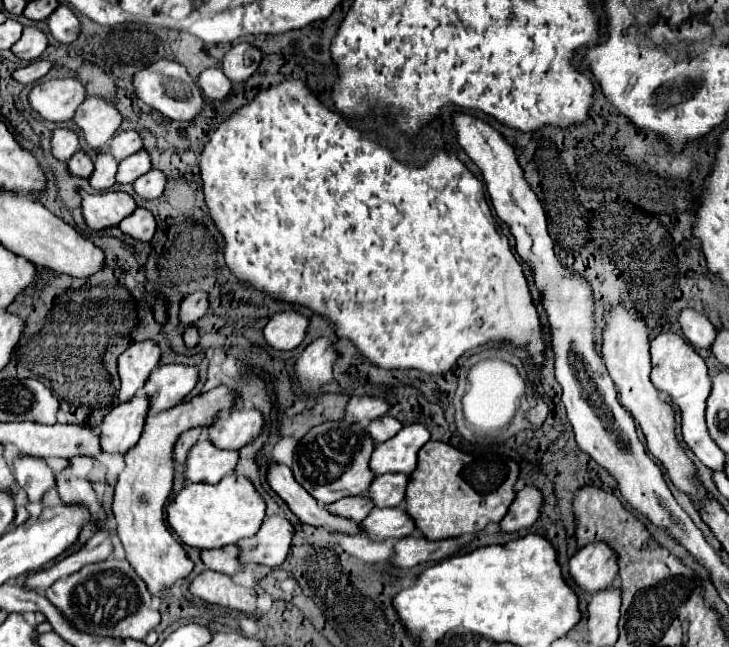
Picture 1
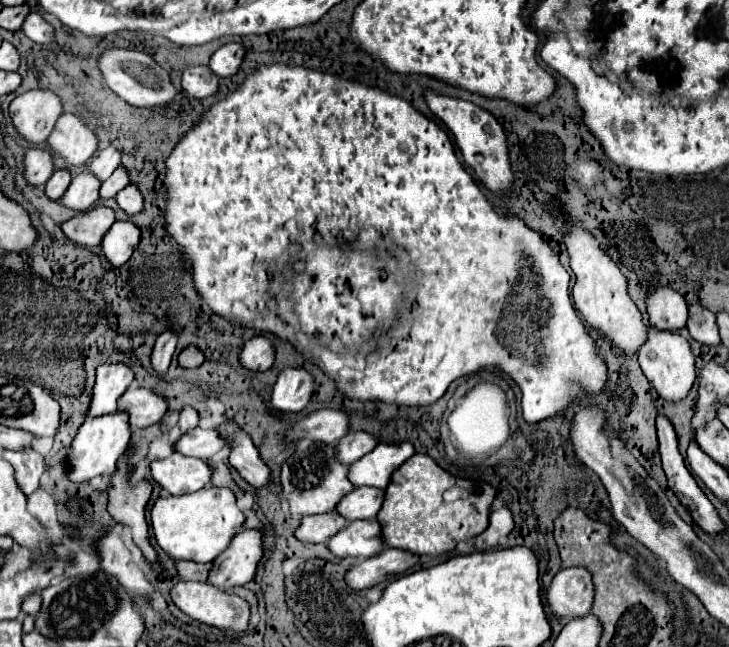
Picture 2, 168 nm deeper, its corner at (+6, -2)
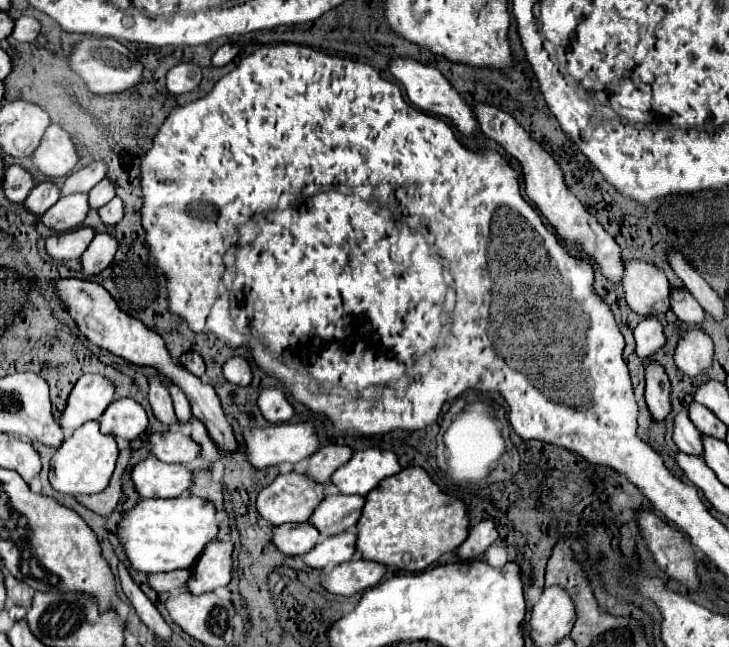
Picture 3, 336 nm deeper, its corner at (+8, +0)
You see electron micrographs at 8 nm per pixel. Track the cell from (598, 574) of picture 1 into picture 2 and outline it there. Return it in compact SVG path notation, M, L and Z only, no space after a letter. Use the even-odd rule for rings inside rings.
M582 565L560 569L548 587L548 605L558 617L582 617L590 613L594 601L592 573Z

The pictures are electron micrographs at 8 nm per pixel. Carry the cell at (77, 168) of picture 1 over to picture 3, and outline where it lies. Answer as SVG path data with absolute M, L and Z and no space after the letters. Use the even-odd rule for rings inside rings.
M38 183L32 191L30 191L30 195L26 197L26 201L24 201L24 207L30 211L30 213L34 213L36 217L40 217L40 215L44 215L56 201L60 199L60 193L58 193L58 185L56 183Z

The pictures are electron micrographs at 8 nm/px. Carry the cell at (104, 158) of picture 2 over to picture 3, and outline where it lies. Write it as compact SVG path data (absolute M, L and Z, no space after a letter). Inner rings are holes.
M92 163L80 171L74 171L62 181L60 197L72 195L72 193L88 193L104 177L106 177L106 165L104 163Z

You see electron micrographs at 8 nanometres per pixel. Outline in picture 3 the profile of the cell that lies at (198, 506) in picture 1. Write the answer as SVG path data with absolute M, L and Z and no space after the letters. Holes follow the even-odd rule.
M180 495L176 499L142 499L118 523L118 541L134 571L146 575L190 569L208 541L216 539L216 509L206 499Z

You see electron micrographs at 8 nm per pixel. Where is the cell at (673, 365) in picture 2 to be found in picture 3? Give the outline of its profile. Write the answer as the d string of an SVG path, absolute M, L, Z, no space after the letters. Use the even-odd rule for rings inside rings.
M656 317L642 319L634 329L636 339L636 353L638 357L652 357L656 349L660 349L666 343L666 337L662 333L662 325Z

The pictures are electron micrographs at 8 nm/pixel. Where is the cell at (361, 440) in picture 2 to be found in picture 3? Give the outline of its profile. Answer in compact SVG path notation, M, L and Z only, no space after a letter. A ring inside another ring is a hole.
M344 445L322 447L310 457L304 469L304 475L308 475L314 483L326 483L332 477L332 473L338 467L342 467L350 457L352 457L350 447L344 447Z

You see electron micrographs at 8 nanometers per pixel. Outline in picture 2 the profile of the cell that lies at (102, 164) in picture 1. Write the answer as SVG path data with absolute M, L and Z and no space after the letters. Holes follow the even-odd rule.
M82 171L72 179L72 183L70 183L68 191L62 195L60 203L74 211L86 211L86 209L94 207L96 201L100 199L100 193L98 193L100 185L102 185L102 181L96 181L96 177L92 177L92 173Z

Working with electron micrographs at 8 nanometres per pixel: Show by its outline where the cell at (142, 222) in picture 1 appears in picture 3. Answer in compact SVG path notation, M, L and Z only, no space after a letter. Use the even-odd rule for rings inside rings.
M106 233L94 235L88 249L80 257L82 273L90 277L102 273L112 263L116 249L118 249L118 241L112 235L106 235Z

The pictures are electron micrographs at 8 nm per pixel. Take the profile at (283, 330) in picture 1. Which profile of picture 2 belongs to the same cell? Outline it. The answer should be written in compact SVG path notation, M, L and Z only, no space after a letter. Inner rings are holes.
M256 335L244 343L240 351L240 361L248 369L266 371L274 363L274 345L264 335Z

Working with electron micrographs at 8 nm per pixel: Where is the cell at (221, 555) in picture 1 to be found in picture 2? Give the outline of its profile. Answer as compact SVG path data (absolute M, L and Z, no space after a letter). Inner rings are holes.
M178 561L178 575L186 581L206 581L212 569L212 563L196 563L196 561Z

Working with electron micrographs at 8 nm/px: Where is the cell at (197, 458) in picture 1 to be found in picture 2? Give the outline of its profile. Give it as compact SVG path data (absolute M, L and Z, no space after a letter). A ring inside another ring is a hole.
M172 453L168 459L150 463L152 477L170 495L184 495L204 487L210 487L212 465L204 459L184 457L182 453Z

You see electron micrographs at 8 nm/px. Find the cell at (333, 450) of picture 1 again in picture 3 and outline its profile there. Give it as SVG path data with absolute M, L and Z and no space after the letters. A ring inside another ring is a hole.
M304 473L280 475L280 477L276 477L274 483L270 483L268 487L264 487L258 493L258 499L256 499L258 515L274 527L278 527L282 523L306 523L310 519L312 511L316 509L316 505L324 499L324 489L326 489L326 485L310 481Z

